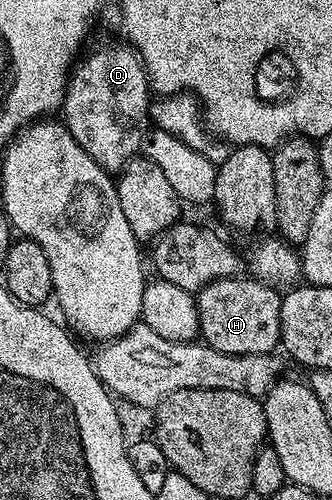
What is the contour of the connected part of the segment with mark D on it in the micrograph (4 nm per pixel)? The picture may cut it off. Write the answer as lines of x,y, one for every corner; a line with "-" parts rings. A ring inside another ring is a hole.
116,42
91,52
89,56
86,54
76,64
69,77
63,104
63,122
71,137
75,137
77,144
110,173
119,173
134,159
142,150
151,127
151,88
145,63
128,43

